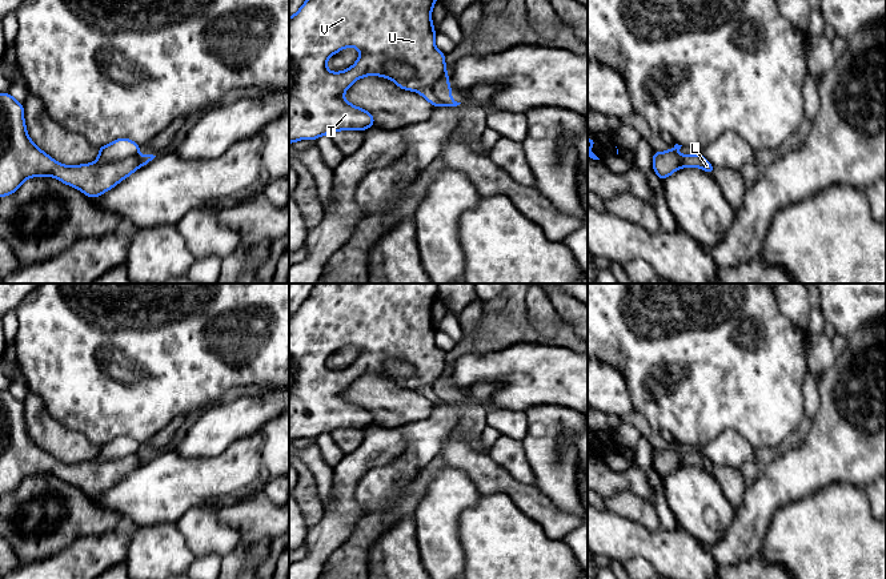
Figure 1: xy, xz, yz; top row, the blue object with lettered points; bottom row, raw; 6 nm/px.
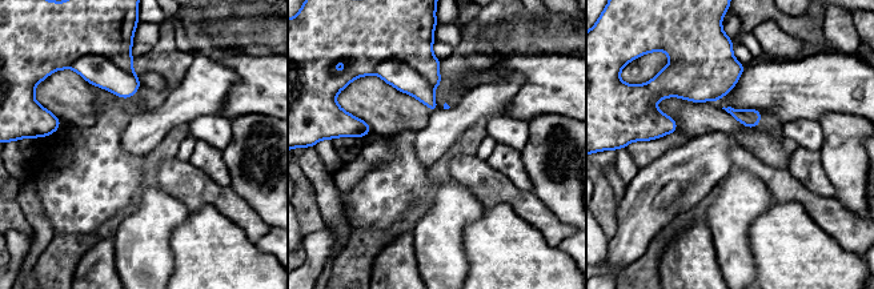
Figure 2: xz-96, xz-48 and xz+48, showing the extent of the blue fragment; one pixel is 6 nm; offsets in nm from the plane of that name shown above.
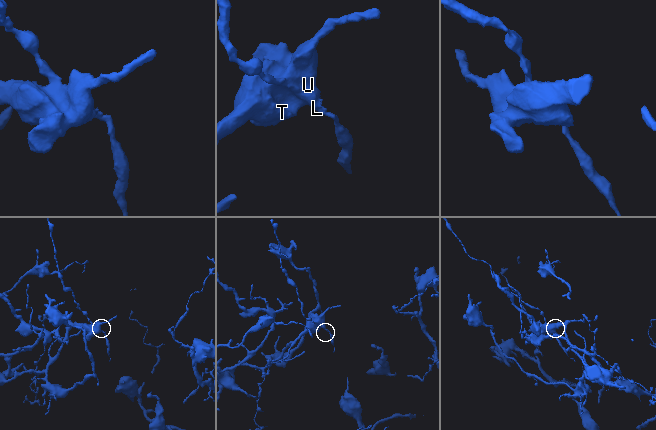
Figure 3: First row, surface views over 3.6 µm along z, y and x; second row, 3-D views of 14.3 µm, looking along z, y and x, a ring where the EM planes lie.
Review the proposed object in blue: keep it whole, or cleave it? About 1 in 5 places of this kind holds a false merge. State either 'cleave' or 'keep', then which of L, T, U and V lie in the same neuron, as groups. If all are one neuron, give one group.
cleave; groups L / T U V

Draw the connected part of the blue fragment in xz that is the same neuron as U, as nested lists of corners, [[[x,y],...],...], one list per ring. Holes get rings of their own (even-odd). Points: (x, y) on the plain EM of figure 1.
[[[316,284],[316,285],[314,285],[314,286],[313,286],[313,289],[312,289],[312,291],[310,291],[310,293],[309,293],[309,295],[308,295],[308,297],[306,297],[306,298],[305,298],[305,301],[304,301],[304,302],[302,302],[302,303],[301,303],[301,305],[300,305],[300,307],[298,307],[298,309],[297,309],[297,310],[296,310],[296,311],[294,311],[294,313],[293,313],[293,314],[292,314],[292,315],[289,315],[289,442],[293,442],[293,441],[296,441],[296,439],[298,439],[298,438],[317,438],[317,437],[318,437],[318,435],[321,435],[321,434],[324,434],[324,433],[333,433],[333,431],[334,431],[334,430],[338,430],[338,429],[349,429],[349,427],[352,427],[352,429],[366,429],[366,427],[368,427],[368,426],[370,426],[370,425],[373,425],[373,423],[374,423],[374,414],[373,414],[373,413],[372,413],[372,411],[369,411],[369,410],[368,410],[368,409],[364,409],[364,407],[362,407],[362,406],[358,406],[358,405],[356,405],[356,403],[353,403],[353,402],[350,402],[350,401],[348,401],[348,399],[346,399],[346,398],[345,398],[345,397],[344,397],[344,391],[345,391],[345,390],[346,390],[346,389],[348,389],[348,387],[349,387],[349,386],[350,386],[350,383],[352,383],[352,382],[354,382],[354,379],[356,379],[356,378],[358,378],[358,377],[362,377],[362,375],[366,375],[366,374],[370,374],[370,373],[373,373],[373,374],[381,374],[381,375],[385,375],[385,377],[390,377],[390,378],[392,378],[392,379],[394,379],[394,381],[396,381],[396,383],[397,383],[397,385],[398,385],[398,386],[400,386],[400,387],[406,387],[406,389],[412,389],[412,390],[420,390],[420,389],[421,389],[421,387],[422,387],[422,386],[425,386],[425,385],[433,385],[433,382],[434,382],[434,381],[436,381],[436,379],[437,379],[437,378],[440,378],[440,377],[441,377],[441,375],[442,375],[442,374],[444,374],[444,373],[445,373],[445,371],[446,371],[446,362],[445,362],[445,354],[446,354],[446,353],[445,353],[445,351],[444,351],[444,350],[441,350],[441,349],[438,349],[438,347],[437,347],[437,346],[436,346],[436,341],[434,341],[434,335],[436,335],[436,327],[434,327],[434,325],[433,325],[433,321],[432,321],[432,306],[433,306],[433,305],[434,305],[434,302],[436,302],[436,301],[437,301],[437,293],[438,293],[438,286],[437,286],[437,284]],[[348,345],[353,345],[353,346],[357,346],[357,347],[358,347],[358,349],[360,349],[360,354],[358,354],[358,357],[357,357],[357,359],[356,359],[356,361],[354,361],[354,362],[353,362],[353,363],[352,363],[352,365],[350,365],[350,366],[348,366],[348,367],[345,367],[345,369],[342,369],[342,370],[330,370],[330,369],[329,369],[329,367],[328,367],[328,366],[326,366],[326,359],[328,359],[328,358],[329,358],[329,355],[330,355],[330,354],[333,354],[333,353],[334,353],[334,351],[337,351],[337,350],[340,350],[340,349],[342,349],[342,347],[345,347],[345,346],[348,346]],[[386,361],[402,361],[402,362],[408,362],[408,363],[410,363],[410,365],[413,365],[413,366],[414,366],[414,369],[416,369],[416,374],[414,374],[414,375],[413,375],[413,377],[410,377],[410,378],[394,378],[394,377],[392,377],[392,375],[390,375],[390,374],[389,374],[389,373],[388,373],[388,371],[386,371],[386,369],[385,369],[385,366],[384,366],[384,365],[385,365],[385,362],[386,362]]]

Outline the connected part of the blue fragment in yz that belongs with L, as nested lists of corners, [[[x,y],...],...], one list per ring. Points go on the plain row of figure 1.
[[[702,453],[682,454],[683,466],[702,466],[707,473],[713,474],[714,465]]]

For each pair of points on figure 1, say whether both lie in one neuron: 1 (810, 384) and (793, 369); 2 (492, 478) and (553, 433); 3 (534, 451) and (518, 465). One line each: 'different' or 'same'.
1: different
2: different
3: different

